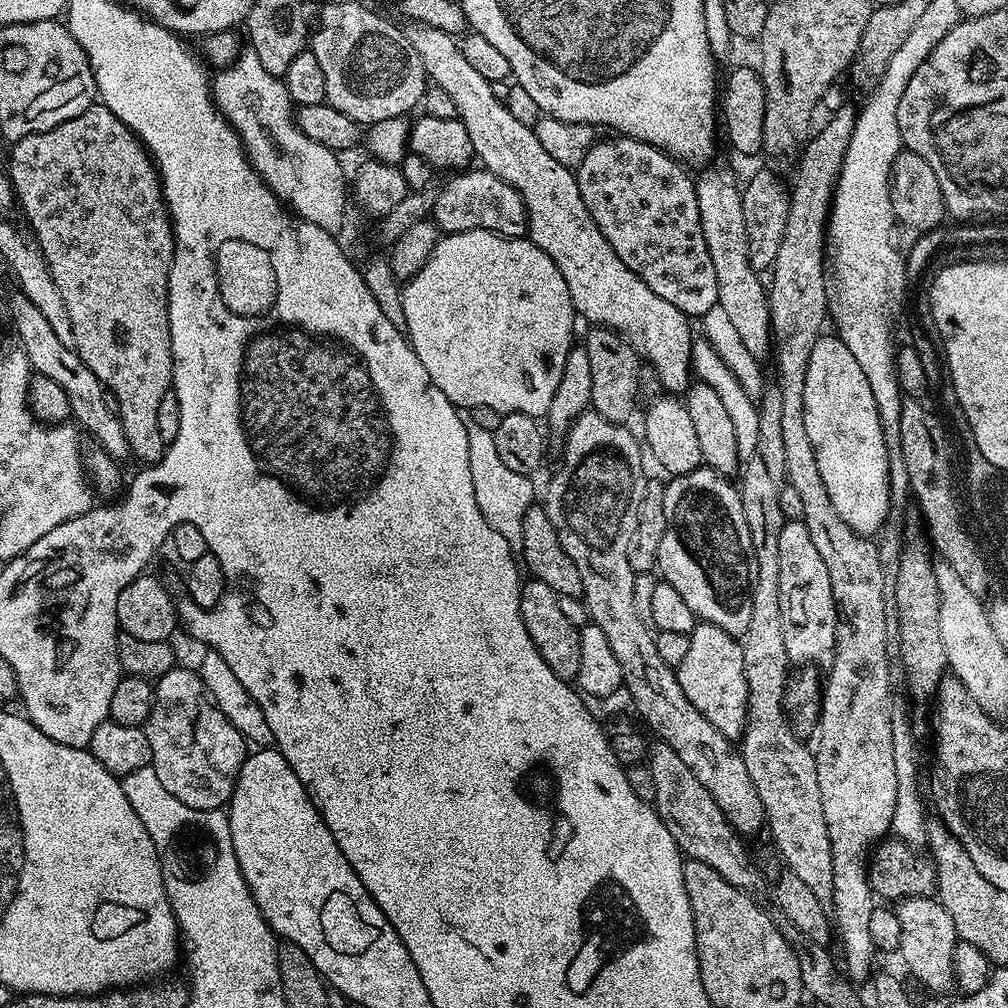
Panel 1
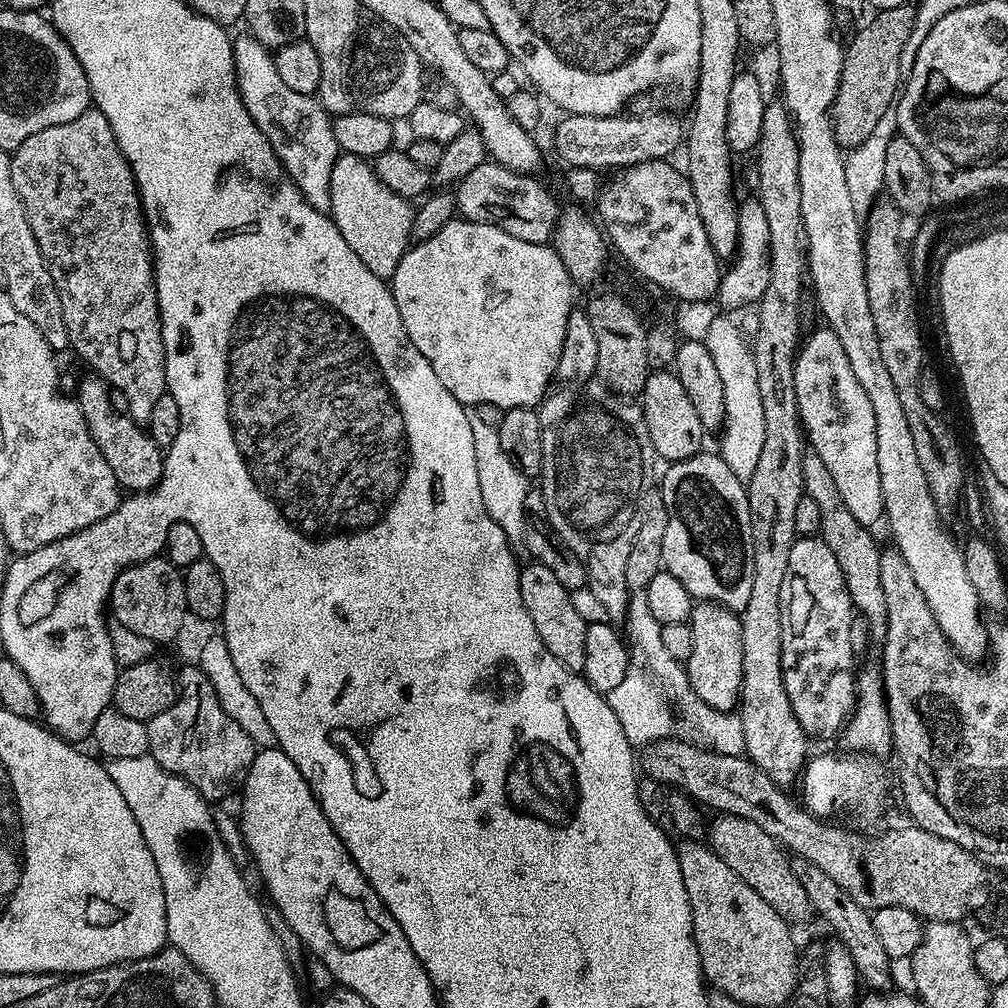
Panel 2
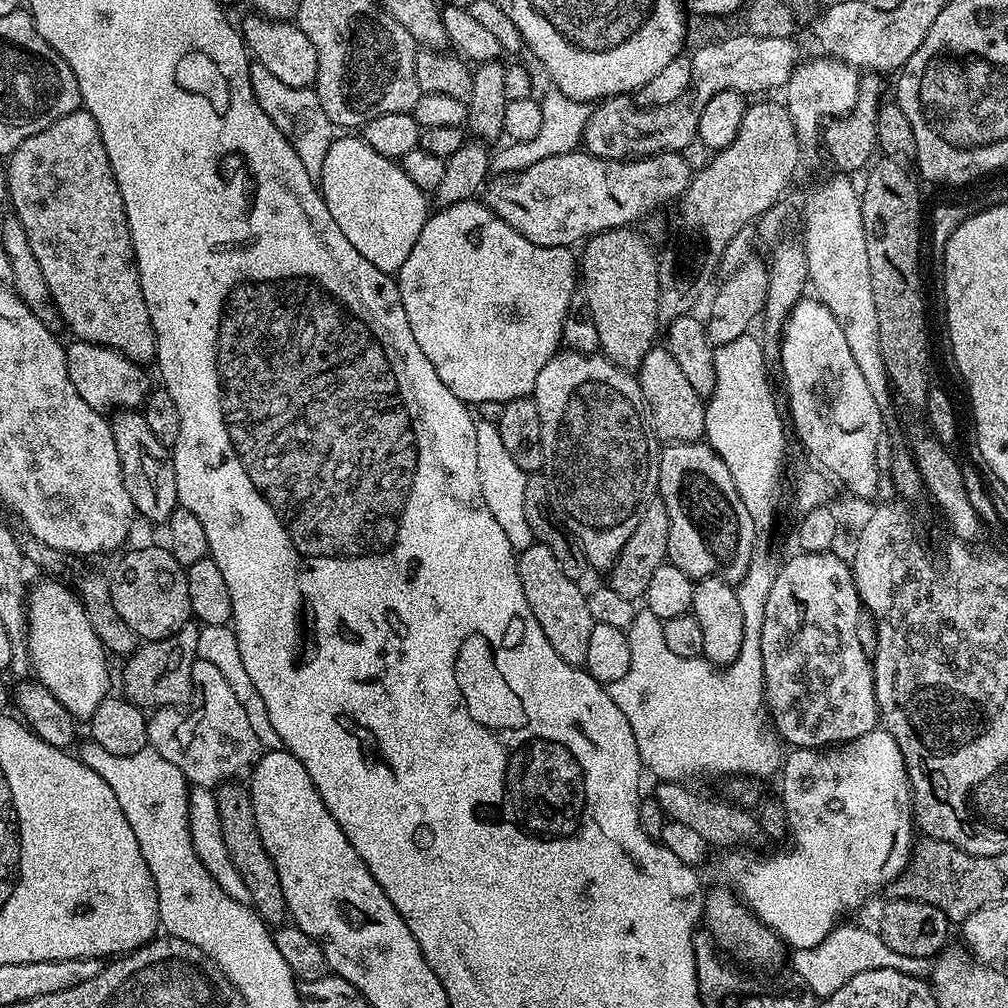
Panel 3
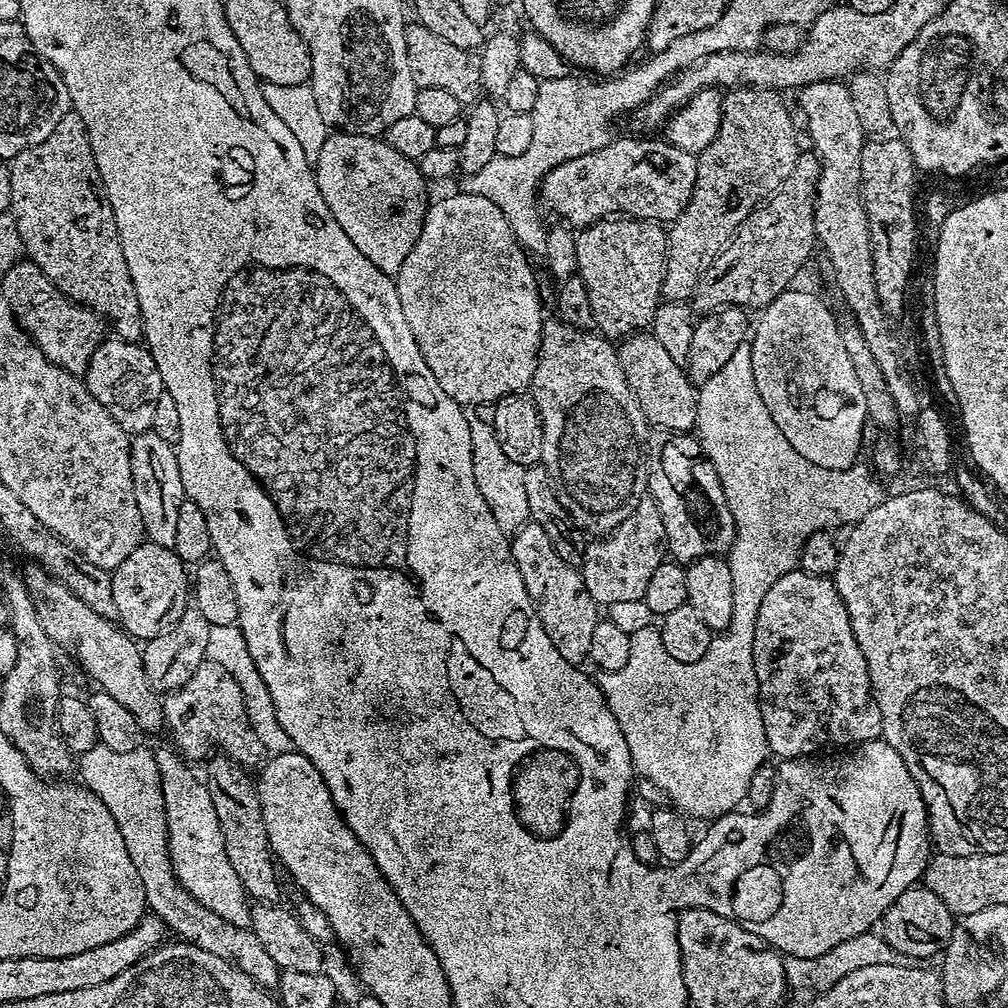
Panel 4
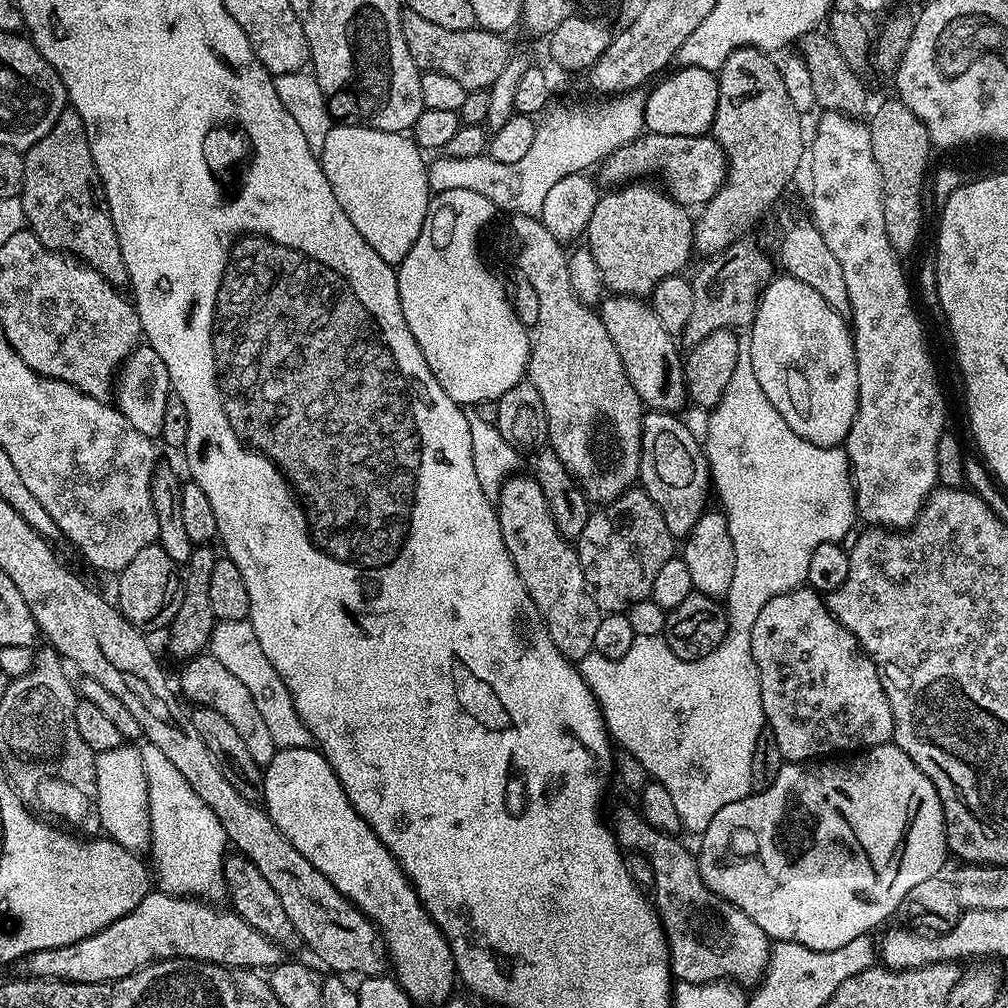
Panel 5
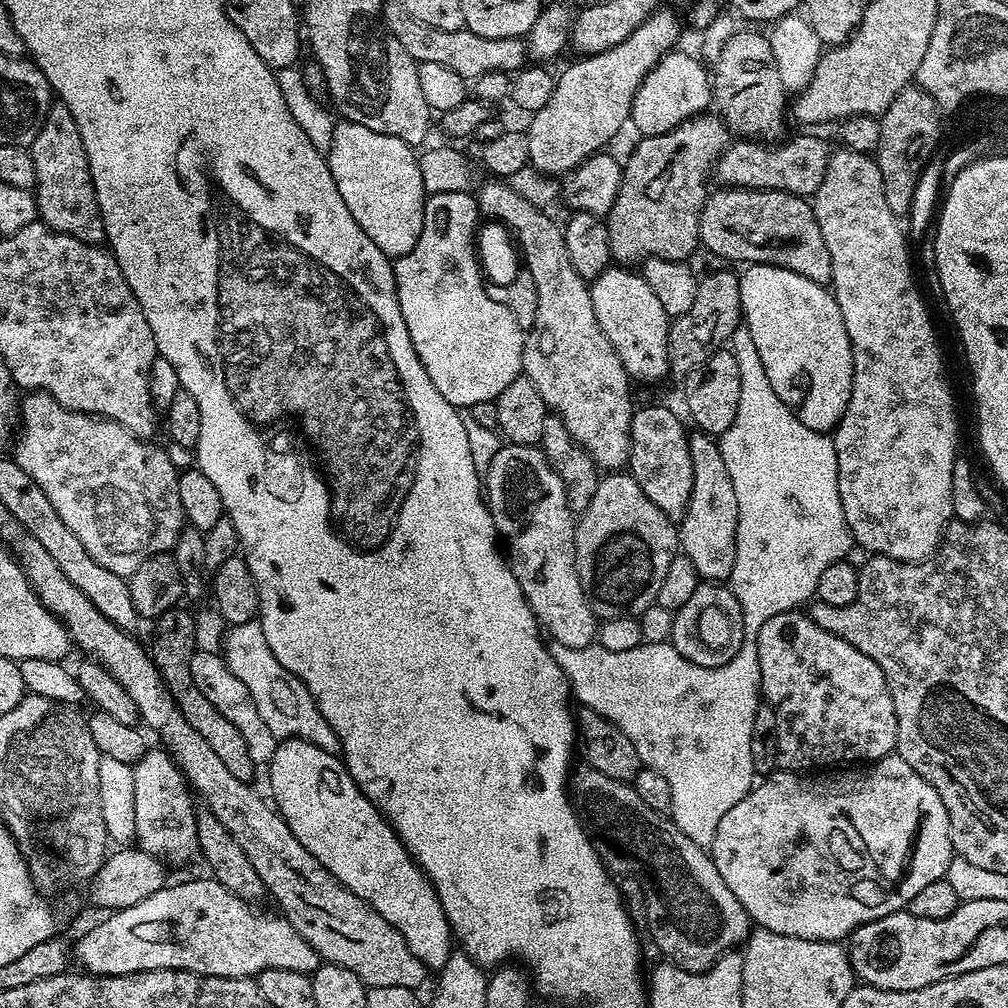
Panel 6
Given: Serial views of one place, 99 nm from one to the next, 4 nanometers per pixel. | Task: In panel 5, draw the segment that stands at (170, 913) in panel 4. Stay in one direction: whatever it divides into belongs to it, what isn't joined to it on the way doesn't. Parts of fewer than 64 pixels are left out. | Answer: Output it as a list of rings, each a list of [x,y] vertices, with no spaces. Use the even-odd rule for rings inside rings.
[[[121,746],[114,750],[96,753],[96,785],[98,786],[98,818],[103,835],[129,850],[147,849],[152,842],[146,770],[142,766],[140,749],[136,746]]]

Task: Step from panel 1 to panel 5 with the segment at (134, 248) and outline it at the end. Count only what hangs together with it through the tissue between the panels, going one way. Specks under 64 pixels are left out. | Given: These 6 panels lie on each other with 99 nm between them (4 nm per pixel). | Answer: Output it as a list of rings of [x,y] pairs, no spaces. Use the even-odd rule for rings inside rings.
[[[70,106],[58,114],[58,122],[50,126],[50,134],[23,153],[24,177],[20,187],[20,201],[27,227],[34,235],[51,248],[53,252],[67,252],[79,258],[81,264],[89,264],[98,274],[102,274],[111,284],[128,284],[126,262],[122,262],[122,250],[118,246],[118,234],[114,230],[112,215],[108,212],[108,199],[100,184],[100,175],[90,154],[90,142],[86,134],[84,119]]]

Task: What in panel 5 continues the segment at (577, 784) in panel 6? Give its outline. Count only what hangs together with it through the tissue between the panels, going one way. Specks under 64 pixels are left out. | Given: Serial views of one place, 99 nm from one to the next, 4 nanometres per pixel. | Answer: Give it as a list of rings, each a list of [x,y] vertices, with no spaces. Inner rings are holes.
[[[635,807],[620,808],[610,816],[610,827],[616,837],[616,843],[624,850],[635,850],[648,856],[653,867],[654,880],[652,888],[656,892],[654,907],[660,917],[660,925],[664,927],[664,937],[668,940],[668,961],[672,967],[672,975],[677,981],[685,984],[708,984],[711,980],[730,980],[741,986],[756,986],[764,977],[764,971],[771,956],[773,941],[768,935],[738,906],[726,902],[716,896],[700,880],[700,869],[695,855],[692,856],[676,841],[675,835],[654,830],[644,821]]]

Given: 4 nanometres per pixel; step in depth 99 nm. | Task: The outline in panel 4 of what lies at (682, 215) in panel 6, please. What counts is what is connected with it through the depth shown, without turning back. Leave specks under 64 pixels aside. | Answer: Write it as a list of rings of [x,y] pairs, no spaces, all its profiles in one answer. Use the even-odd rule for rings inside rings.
[[[620,216],[619,218],[600,220],[596,224],[589,224],[587,228],[576,236],[576,272],[583,278],[590,290],[590,302],[594,306],[594,314],[596,315],[596,328],[603,335],[609,338],[623,338],[631,336],[634,332],[647,329],[651,325],[654,314],[662,302],[663,276],[667,270],[668,238],[669,233],[663,223],[654,220],[642,220],[638,216]]]

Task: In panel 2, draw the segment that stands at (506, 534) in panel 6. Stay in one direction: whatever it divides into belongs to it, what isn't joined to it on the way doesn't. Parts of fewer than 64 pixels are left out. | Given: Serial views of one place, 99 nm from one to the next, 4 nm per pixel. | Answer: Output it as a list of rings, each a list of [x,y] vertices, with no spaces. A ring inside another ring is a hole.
[[[528,562],[520,568],[520,589],[522,602],[526,606],[526,614],[534,622],[534,630],[538,630],[538,638],[572,672],[583,673],[586,662],[586,630],[589,624],[583,620],[581,614],[574,610],[571,602],[571,591],[558,582],[558,578],[549,567],[535,562]]]

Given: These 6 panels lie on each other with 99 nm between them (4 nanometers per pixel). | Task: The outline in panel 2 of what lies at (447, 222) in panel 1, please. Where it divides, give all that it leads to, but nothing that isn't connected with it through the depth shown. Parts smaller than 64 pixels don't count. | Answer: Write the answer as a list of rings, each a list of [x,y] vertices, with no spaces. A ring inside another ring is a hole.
[[[495,162],[482,163],[455,185],[457,213],[470,222],[498,226],[498,230],[506,230],[506,234],[522,238],[522,242],[548,244],[553,239],[562,208],[556,205],[551,190],[536,178]]]

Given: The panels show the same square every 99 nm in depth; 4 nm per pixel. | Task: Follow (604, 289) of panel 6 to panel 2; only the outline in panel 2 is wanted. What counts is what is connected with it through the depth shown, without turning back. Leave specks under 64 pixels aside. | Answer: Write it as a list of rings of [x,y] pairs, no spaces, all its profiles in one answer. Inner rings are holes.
[[[653,371],[649,375],[642,393],[642,407],[646,430],[650,430],[650,442],[661,461],[685,460],[697,456],[705,447],[706,430],[675,371]]]

